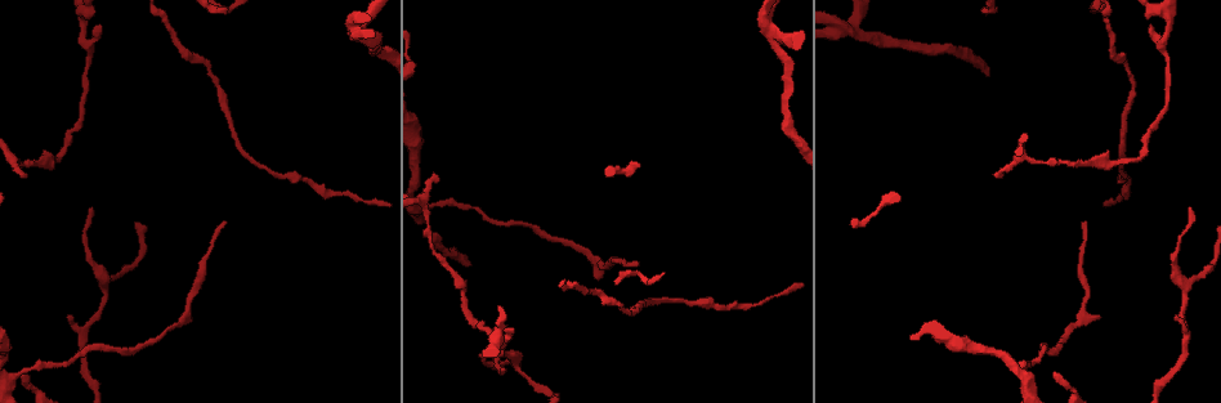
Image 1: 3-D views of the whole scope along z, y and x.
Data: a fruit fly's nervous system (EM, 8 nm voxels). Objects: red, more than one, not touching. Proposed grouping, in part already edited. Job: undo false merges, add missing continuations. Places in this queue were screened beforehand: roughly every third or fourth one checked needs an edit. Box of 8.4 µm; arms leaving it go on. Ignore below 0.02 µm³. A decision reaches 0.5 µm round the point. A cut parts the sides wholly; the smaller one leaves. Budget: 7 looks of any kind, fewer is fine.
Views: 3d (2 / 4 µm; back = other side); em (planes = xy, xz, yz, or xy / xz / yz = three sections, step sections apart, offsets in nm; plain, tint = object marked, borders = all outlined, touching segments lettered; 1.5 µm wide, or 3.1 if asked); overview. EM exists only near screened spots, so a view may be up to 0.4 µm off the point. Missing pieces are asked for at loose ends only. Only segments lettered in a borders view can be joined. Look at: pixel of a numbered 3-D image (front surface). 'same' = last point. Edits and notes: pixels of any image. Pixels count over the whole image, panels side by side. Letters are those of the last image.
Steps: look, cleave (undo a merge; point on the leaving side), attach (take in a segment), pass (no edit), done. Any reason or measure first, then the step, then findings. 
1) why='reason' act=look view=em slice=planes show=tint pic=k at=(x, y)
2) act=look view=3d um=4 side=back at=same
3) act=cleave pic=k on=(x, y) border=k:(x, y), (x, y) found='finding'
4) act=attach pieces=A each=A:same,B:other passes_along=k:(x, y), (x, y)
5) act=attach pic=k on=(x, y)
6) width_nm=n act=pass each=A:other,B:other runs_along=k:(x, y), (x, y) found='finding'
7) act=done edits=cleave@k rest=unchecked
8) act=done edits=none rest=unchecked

why='arms run side by side' act=look view=em slice=planes show=plain pic=1 at=(769, 25)

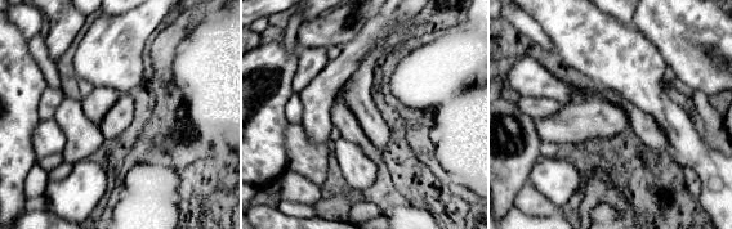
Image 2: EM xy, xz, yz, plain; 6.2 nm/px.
act=look view=em slice=planes show=borders at=same

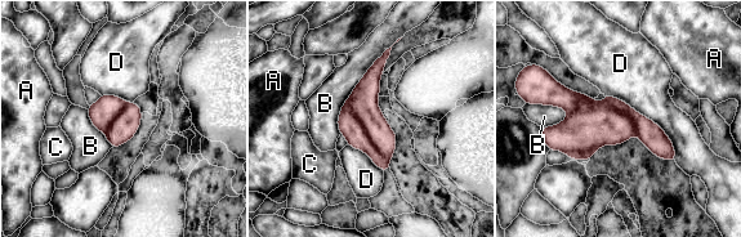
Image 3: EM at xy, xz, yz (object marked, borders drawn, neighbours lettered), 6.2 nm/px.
width_nm=240 act=pass each=A:other,B:other,C:other,D:other runs_along=3:(547, 97), (594, 123), (637, 124), (672, 157) found='continuous, no second cell'

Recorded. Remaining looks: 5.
why='tapers out' act=look view=em slice=planes show=borders pic=1 at=(437, 180)

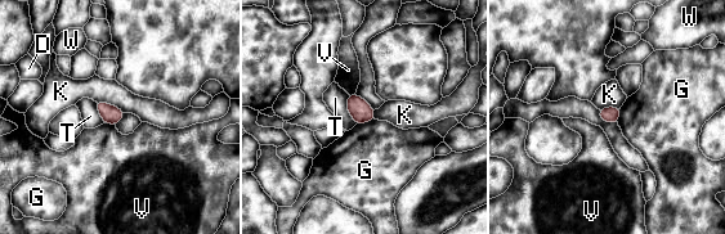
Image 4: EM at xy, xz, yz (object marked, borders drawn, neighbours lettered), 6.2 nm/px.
longest_contact=K:200nm act=pass each=D:other,G:other,K:other,T:other,V:other,W:other border=4:(374, 118), (356, 125) found='none of them fits'

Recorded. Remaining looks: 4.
why='abrupt turn' act=look view=em slice=xz step=4 show=tint pic=1 at=(1138, 159)

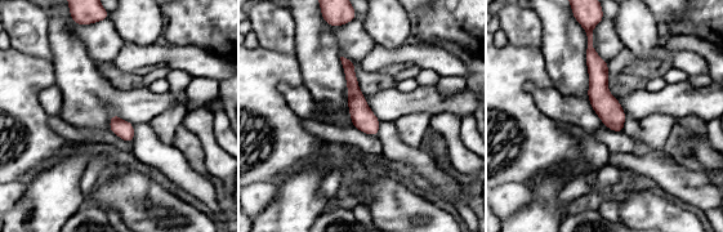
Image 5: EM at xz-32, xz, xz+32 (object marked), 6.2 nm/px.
why='another direction' act=look view=em slice=yz step=8 show=borders at=same

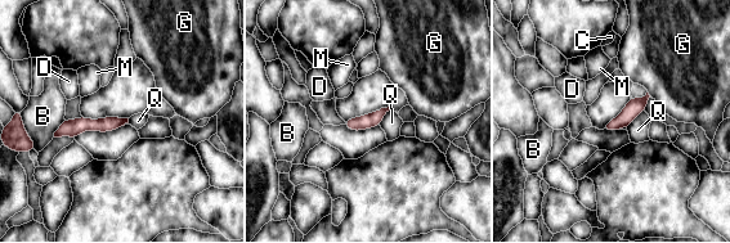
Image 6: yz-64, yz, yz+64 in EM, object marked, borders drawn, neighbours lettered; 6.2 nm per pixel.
longest_contact=Q:160nm act=pass each=B:other,C:other,D:other,G:other,M:other,Q:other border=6:(644, 111), (626, 127) found='one cell here'

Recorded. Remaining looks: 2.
act=done edits=none rest=unchecked

